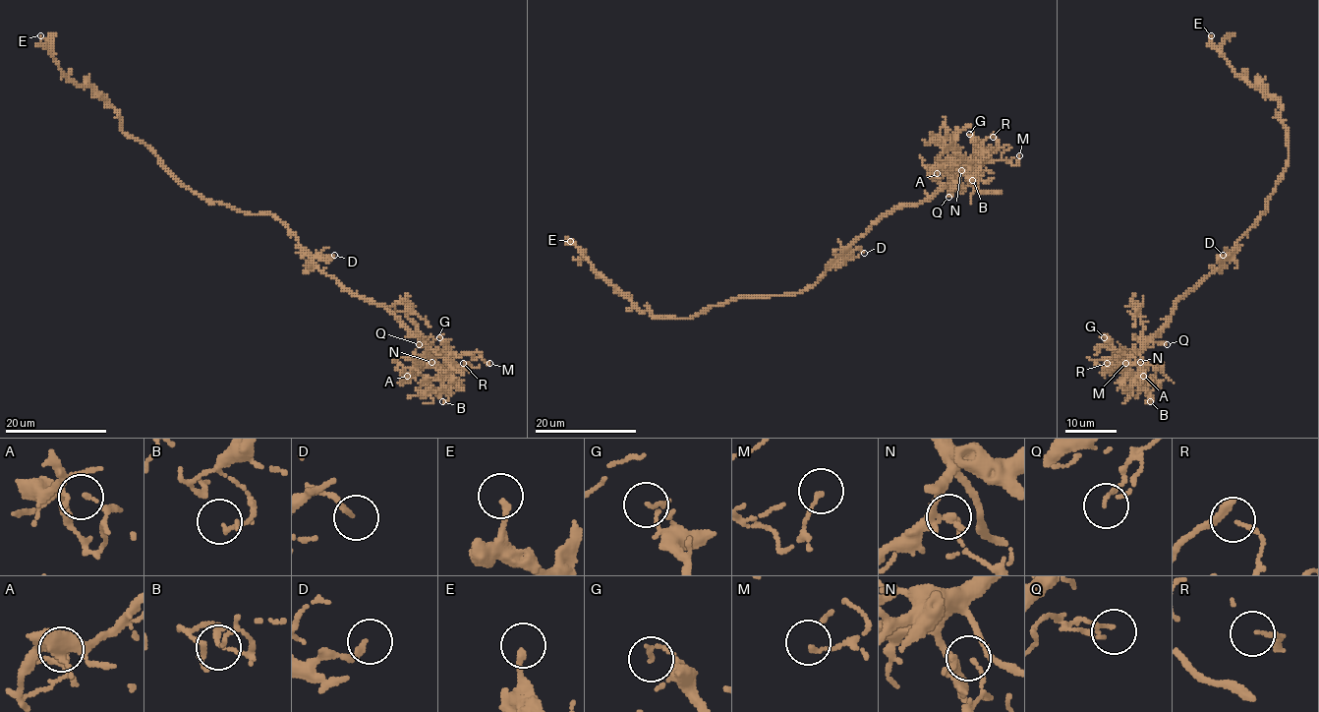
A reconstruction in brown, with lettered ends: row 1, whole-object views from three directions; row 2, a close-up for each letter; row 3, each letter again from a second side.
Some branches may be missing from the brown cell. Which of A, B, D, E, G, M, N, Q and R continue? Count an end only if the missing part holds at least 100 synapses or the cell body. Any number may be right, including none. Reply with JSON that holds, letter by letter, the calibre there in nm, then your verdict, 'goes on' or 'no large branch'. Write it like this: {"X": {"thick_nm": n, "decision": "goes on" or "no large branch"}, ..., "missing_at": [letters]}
{"A": {"thick_nm": 90, "decision": "no large branch"}, "B": {"thick_nm": 80, "decision": "no large branch"}, "D": {"thick_nm": 180, "decision": "no large branch"}, "E": {"thick_nm": 190, "decision": "no large branch"}, "G": {"thick_nm": 110, "decision": "no large branch"}, "M": {"thick_nm": 130, "decision": "no large branch"}, "N": {"thick_nm": 130, "decision": "no large branch"}, "Q": {"thick_nm": 80, "decision": "no large branch"}, "R": {"thick_nm": 110, "decision": "no large branch"}, "missing_at": []}

